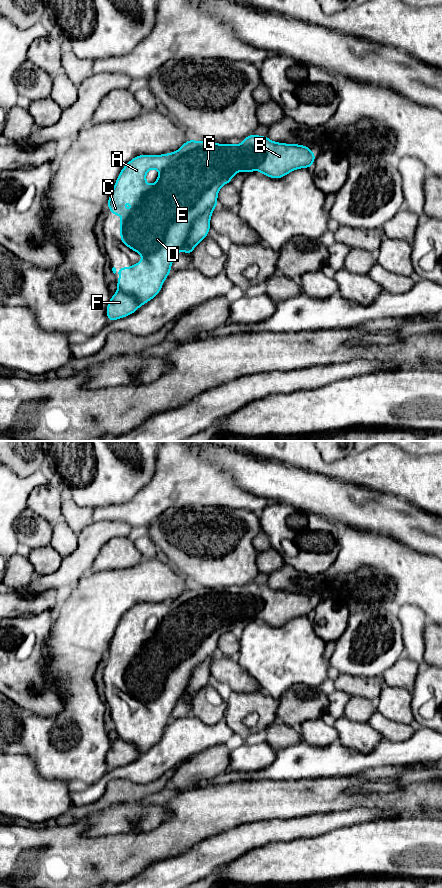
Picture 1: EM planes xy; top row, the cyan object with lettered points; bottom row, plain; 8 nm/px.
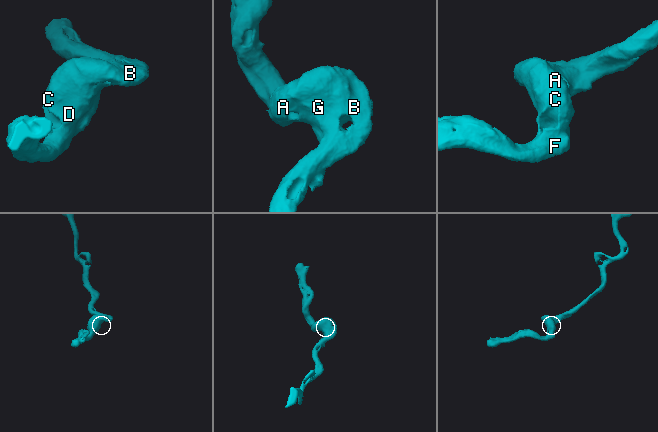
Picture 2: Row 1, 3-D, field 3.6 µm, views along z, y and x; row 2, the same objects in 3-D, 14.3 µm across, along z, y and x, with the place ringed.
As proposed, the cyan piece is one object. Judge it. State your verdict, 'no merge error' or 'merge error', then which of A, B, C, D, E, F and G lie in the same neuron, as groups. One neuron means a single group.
merge error; A B C D E G / F

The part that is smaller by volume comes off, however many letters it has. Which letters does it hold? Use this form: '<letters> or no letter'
F

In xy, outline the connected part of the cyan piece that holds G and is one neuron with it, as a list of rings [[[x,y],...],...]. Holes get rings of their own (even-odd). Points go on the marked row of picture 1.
[[[256,134],[248,135],[241,144],[236,145],[189,139],[175,152],[161,155],[137,155],[122,168],[107,204],[110,213],[114,216],[124,215],[118,226],[121,230],[121,242],[143,257],[141,262],[128,268],[118,268],[120,279],[115,281],[118,289],[133,295],[140,306],[156,297],[171,272],[171,265],[182,249],[194,220],[210,208],[218,206],[217,196],[220,188],[231,183],[236,173],[245,171],[250,174],[257,168],[258,173],[272,179],[280,179],[296,169],[311,168],[315,158],[316,154],[305,145],[273,142],[267,136]],[[153,168],[159,170],[159,176],[153,185],[147,185],[146,173]],[[126,201],[132,204],[129,212],[124,209]]]

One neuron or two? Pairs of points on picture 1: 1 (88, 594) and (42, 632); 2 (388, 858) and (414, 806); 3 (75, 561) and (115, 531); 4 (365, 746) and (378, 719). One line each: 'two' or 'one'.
1: two
2: two
3: one
4: two

